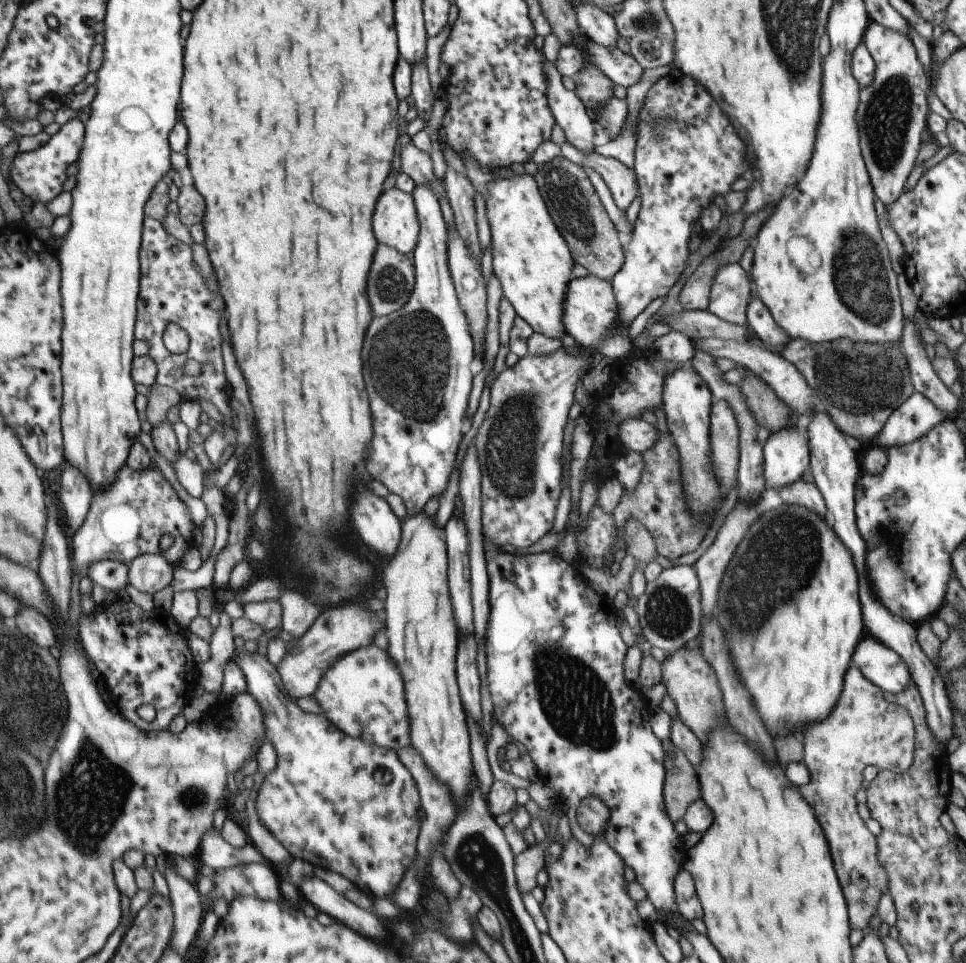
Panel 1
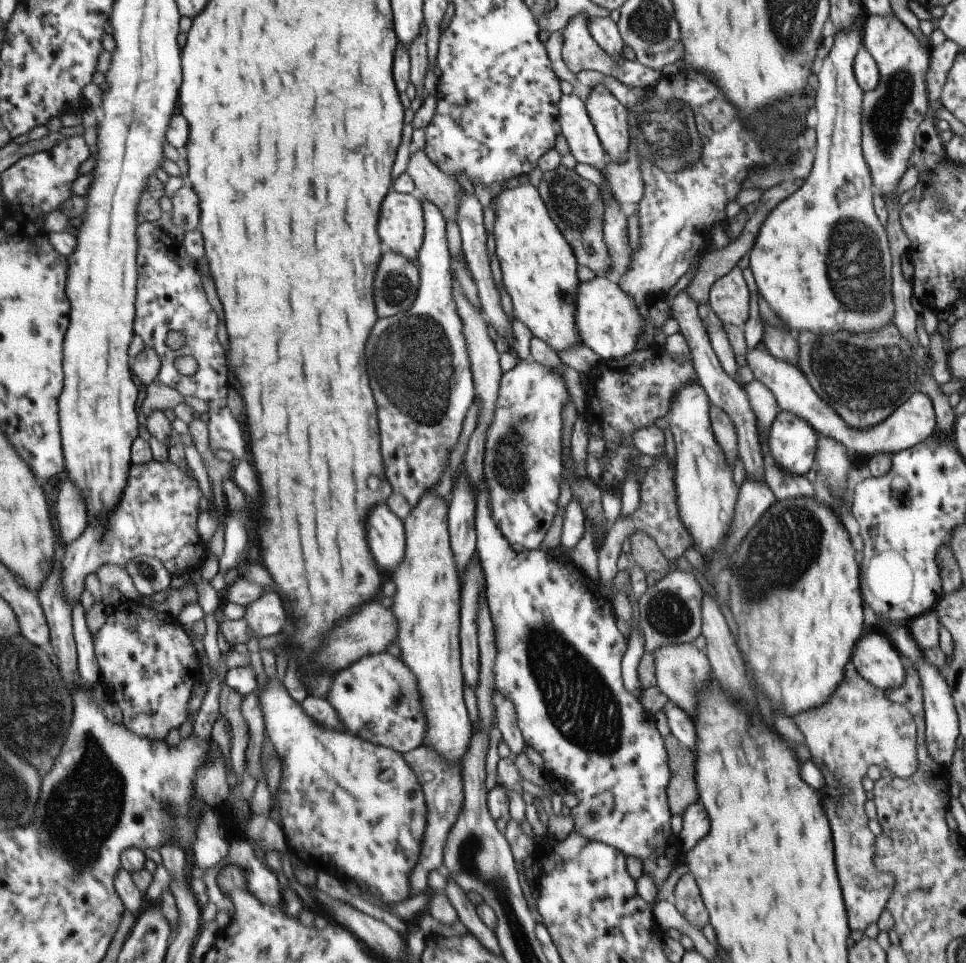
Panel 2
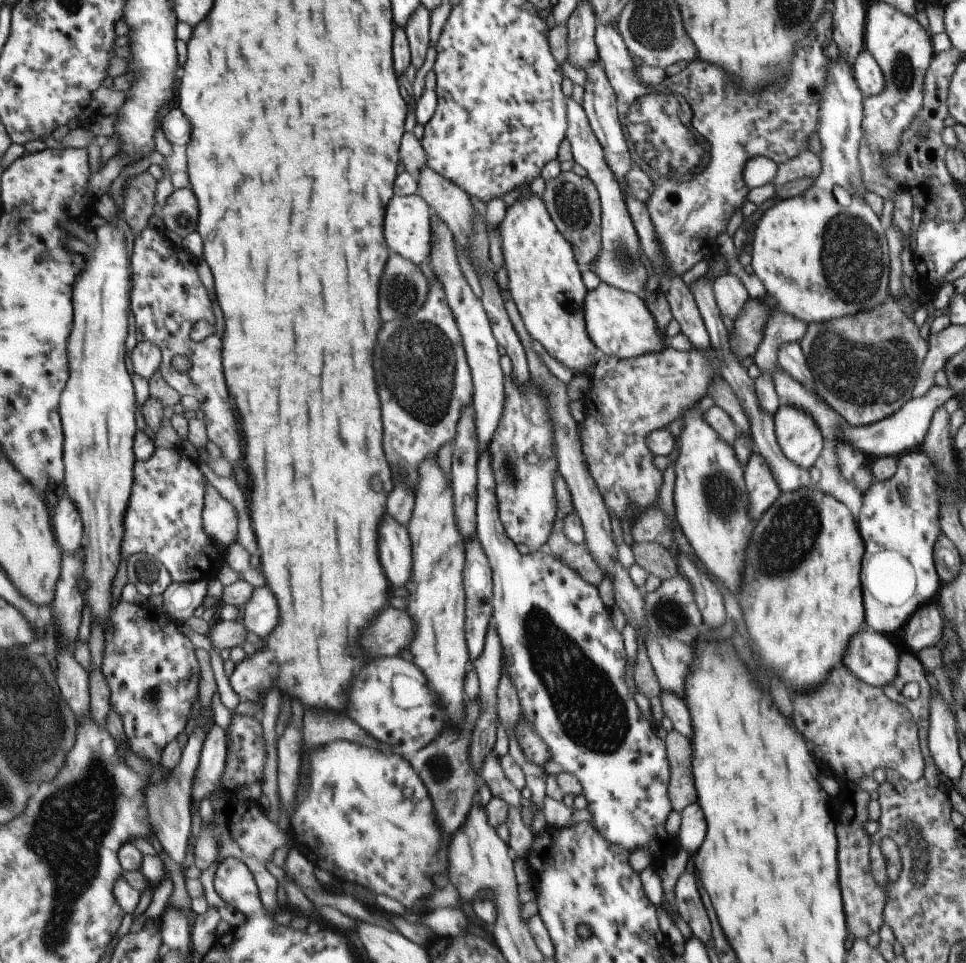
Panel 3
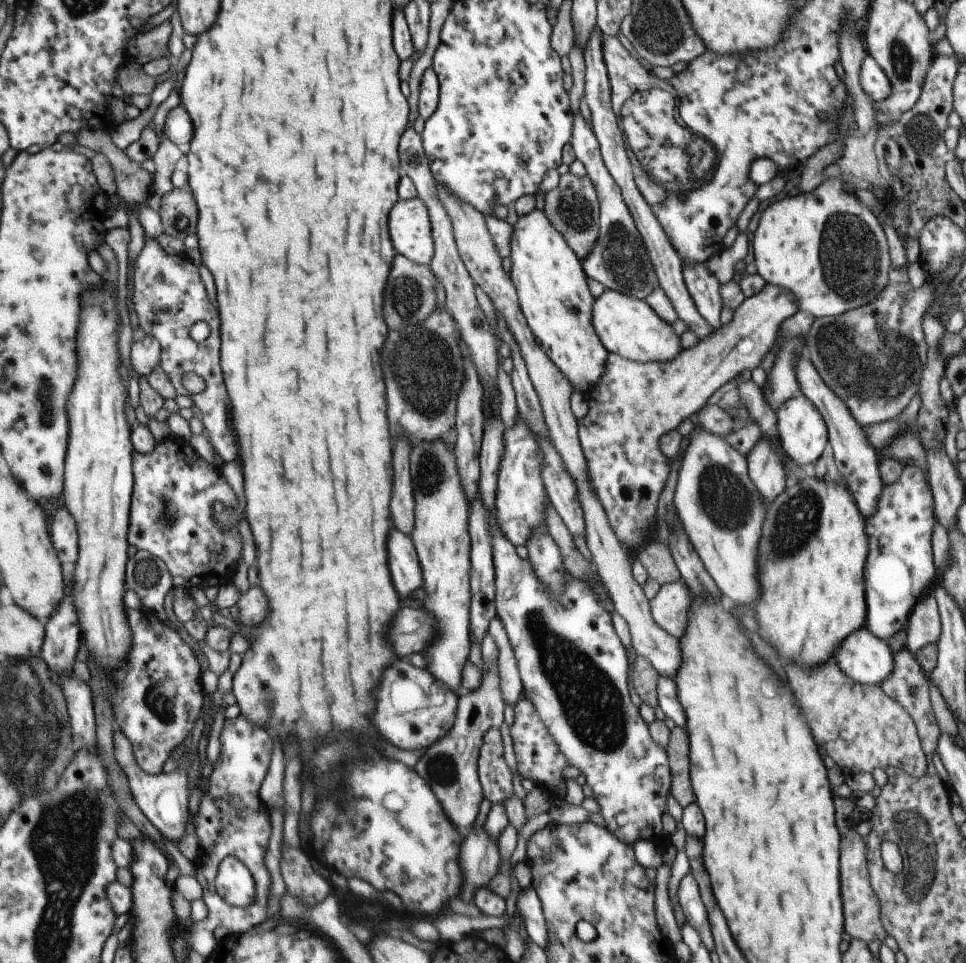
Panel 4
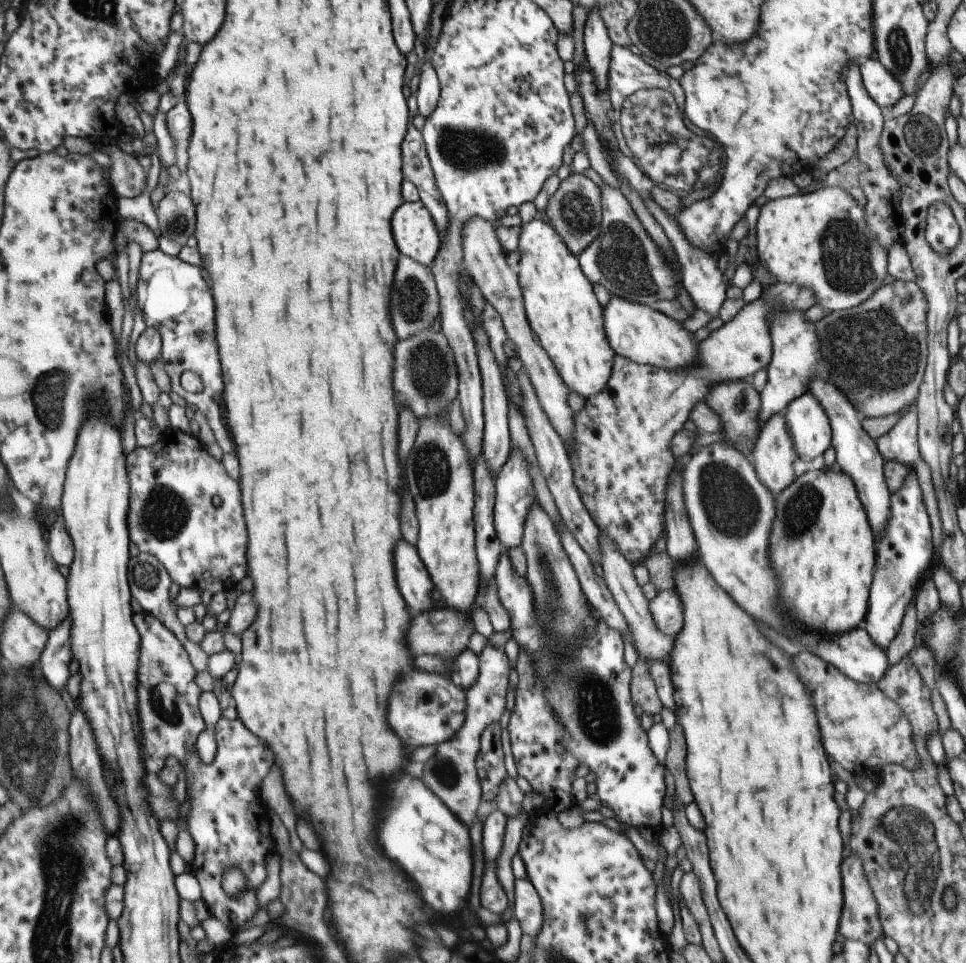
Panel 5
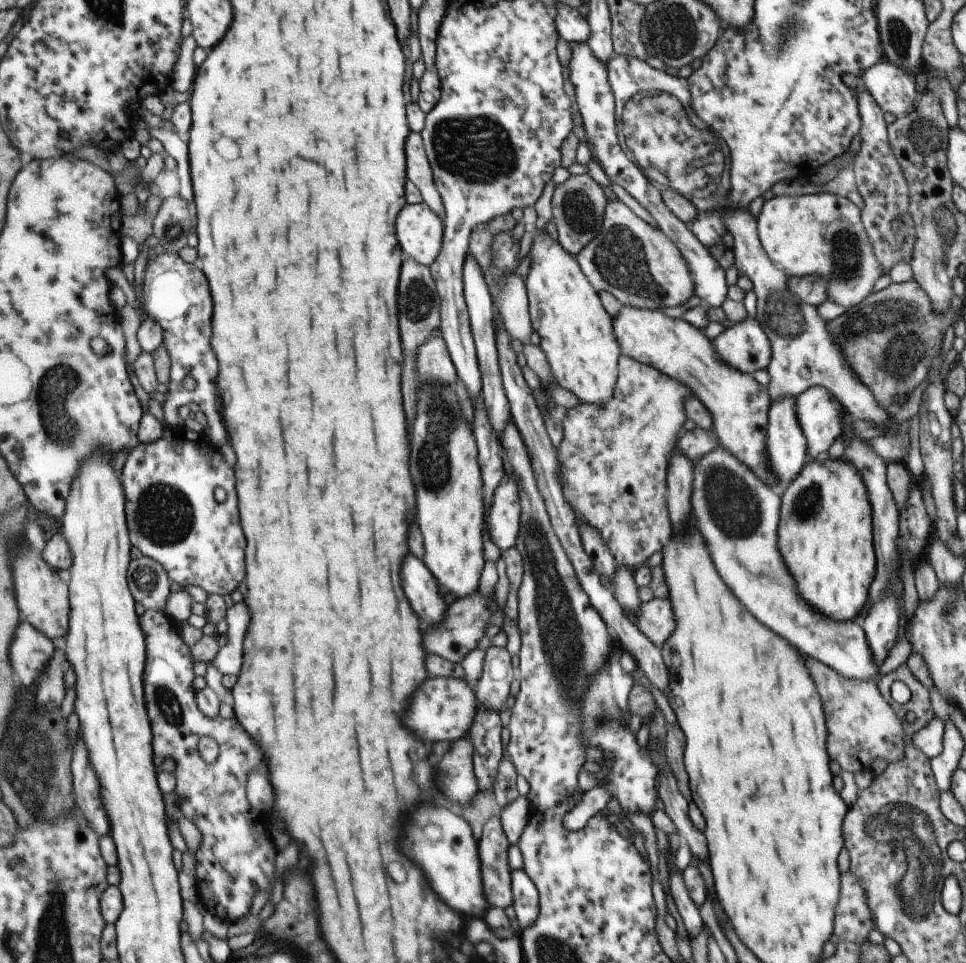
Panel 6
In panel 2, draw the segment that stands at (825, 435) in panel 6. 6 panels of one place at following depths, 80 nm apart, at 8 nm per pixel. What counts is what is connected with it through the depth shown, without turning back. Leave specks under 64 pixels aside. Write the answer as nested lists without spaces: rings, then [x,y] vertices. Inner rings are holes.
[[[779,410],[768,428],[766,448],[782,471],[787,471],[790,475],[804,475],[815,462],[817,439],[818,434],[808,422],[793,413]]]

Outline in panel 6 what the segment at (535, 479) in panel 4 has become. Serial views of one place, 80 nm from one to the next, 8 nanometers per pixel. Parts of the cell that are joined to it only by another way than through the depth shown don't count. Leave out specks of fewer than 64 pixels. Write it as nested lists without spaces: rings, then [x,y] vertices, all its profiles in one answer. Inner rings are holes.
[[[507,475],[493,491],[486,512],[486,531],[501,552],[514,546],[520,527],[520,506],[515,481]]]

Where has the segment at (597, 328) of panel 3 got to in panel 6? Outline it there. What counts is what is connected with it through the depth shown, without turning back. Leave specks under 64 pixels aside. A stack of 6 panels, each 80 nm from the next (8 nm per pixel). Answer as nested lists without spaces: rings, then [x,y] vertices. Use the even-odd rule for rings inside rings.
[[[619,307],[612,319],[613,332],[621,355],[652,366],[665,376],[687,386],[713,416],[713,430],[719,444],[748,467],[771,490],[778,486],[770,473],[764,449],[770,396],[766,386],[755,382],[752,375],[742,373],[718,359],[712,342],[702,331],[682,318],[672,319],[661,311]]]

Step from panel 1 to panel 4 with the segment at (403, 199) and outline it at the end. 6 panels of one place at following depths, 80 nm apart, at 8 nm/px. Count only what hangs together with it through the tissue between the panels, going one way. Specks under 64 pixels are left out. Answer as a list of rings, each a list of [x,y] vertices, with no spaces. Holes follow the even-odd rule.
[[[418,196],[414,199],[399,200],[397,204],[393,204],[387,224],[389,224],[389,238],[397,254],[403,254],[405,258],[420,265],[427,266],[430,263],[434,253],[434,242],[426,206]]]

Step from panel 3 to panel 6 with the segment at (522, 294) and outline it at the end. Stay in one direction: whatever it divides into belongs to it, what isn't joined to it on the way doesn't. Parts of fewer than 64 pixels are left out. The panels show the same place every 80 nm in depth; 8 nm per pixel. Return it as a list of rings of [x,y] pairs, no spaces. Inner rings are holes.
[[[533,230],[533,233],[529,251],[532,263],[523,282],[528,298],[532,330],[539,336],[539,348],[545,355],[552,380],[557,385],[569,390],[573,396],[577,397],[579,403],[601,407],[614,395],[615,381],[618,377],[617,363],[621,355],[613,332],[612,318],[601,306],[598,292],[581,272],[575,256],[565,254],[557,242],[549,238],[547,232],[539,233]]]

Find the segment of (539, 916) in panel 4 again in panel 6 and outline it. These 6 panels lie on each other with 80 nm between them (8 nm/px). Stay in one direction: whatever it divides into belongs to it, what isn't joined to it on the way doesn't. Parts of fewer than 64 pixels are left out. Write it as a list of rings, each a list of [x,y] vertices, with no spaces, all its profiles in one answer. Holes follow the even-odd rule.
[[[522,868],[510,870],[512,907],[519,929],[529,926],[538,913],[538,892]]]

